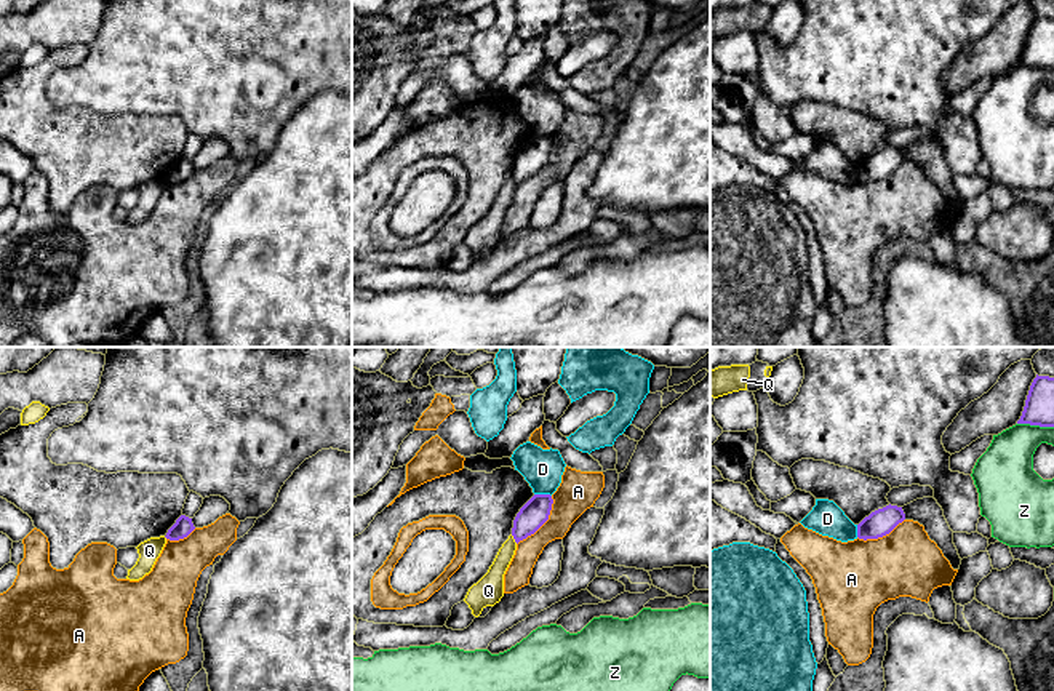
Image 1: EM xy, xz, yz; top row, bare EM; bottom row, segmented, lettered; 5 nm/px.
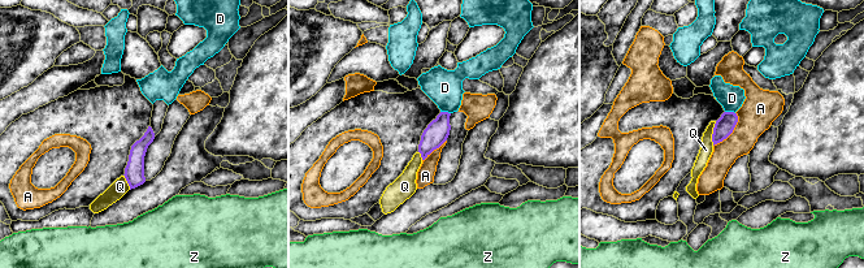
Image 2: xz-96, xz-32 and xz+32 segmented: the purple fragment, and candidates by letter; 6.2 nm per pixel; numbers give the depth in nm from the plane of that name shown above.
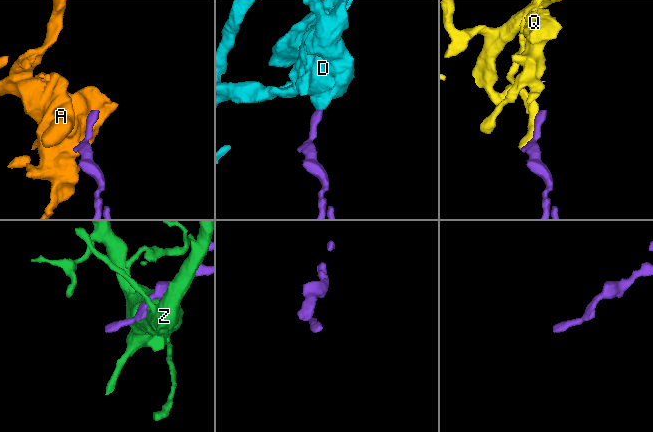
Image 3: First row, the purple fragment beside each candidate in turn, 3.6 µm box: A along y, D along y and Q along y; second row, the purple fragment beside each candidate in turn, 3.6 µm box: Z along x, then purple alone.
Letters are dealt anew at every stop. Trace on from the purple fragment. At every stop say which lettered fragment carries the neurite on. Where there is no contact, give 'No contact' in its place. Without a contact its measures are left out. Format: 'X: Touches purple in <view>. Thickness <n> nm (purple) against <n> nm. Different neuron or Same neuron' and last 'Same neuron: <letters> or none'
A: Touches purple in xz. Thickness 140 nm (purple) against 200 nm. Different neuron
D: Touches purple in xz. Thickness 140 nm (purple) against 200 nm. Different neuron
Q: Touches purple in xz. Thickness 140 nm (purple) against 110 nm. Different neuron
Z: Touches purple in yz. Thickness 150 nm (purple) against 260 nm. Different neuron
Same neuron: none

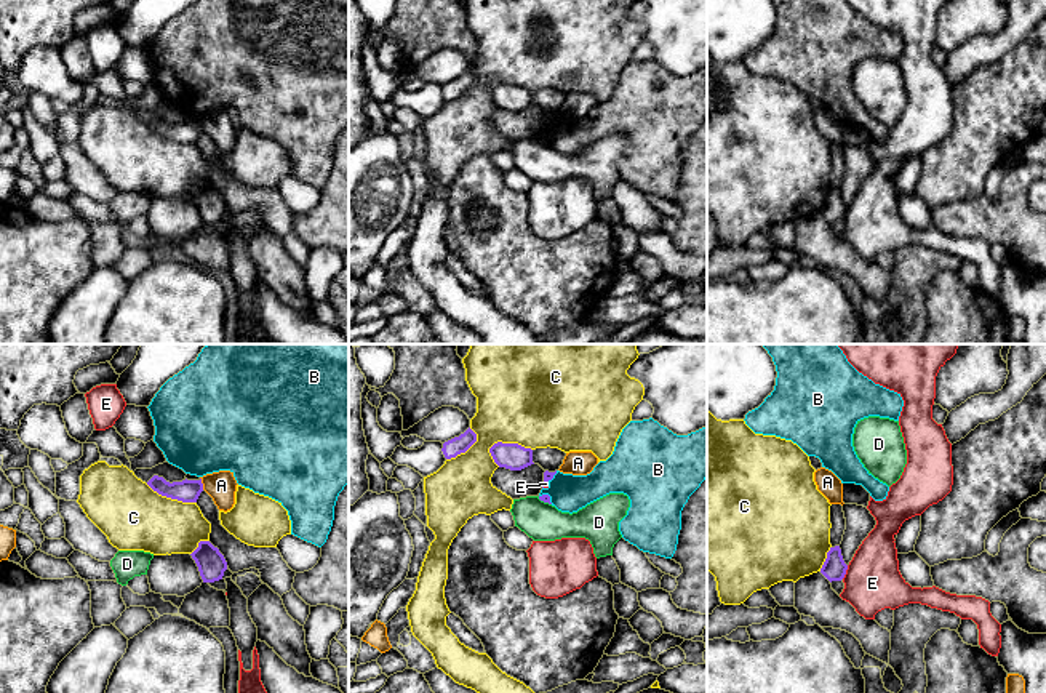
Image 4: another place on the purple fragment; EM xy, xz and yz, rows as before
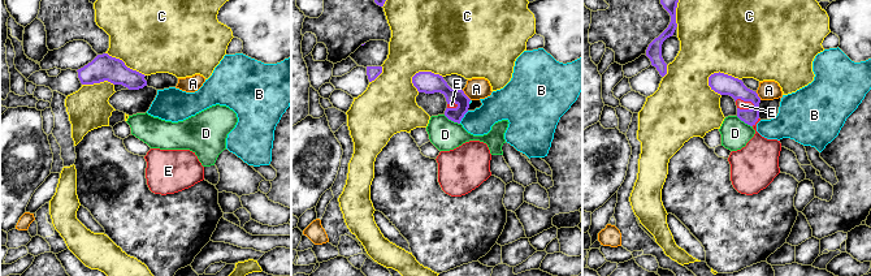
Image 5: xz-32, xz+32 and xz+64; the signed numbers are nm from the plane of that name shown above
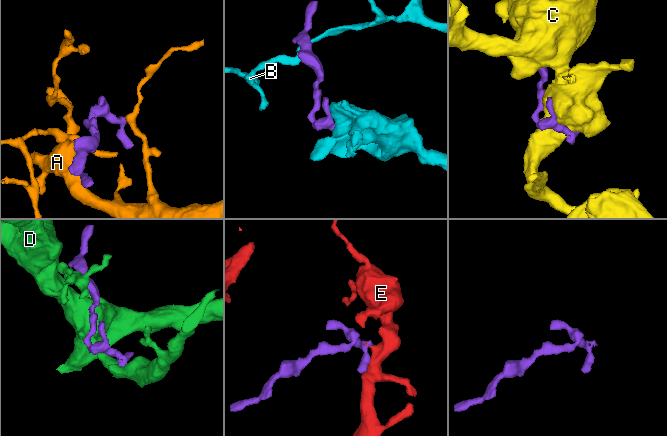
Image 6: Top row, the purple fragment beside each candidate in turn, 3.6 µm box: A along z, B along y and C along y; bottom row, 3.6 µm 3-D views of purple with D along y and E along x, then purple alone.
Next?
A: Touches purple in xy. Thickness 110 nm (purple) against 150 nm. Different neuron
B: Touches purple in xz. Thickness 50 nm (purple) against 190 nm. Different neuron
C: Touches purple in xz. Thickness 140 nm (purple) against 480 nm. Different neuron
D: Touches purple in xz. Thickness 50 nm (purple) against 190 nm. Different neuron
E: Touches purple in yz. Thickness 120 nm (purple) against 280 nm. Same neuron
Same neuron: E

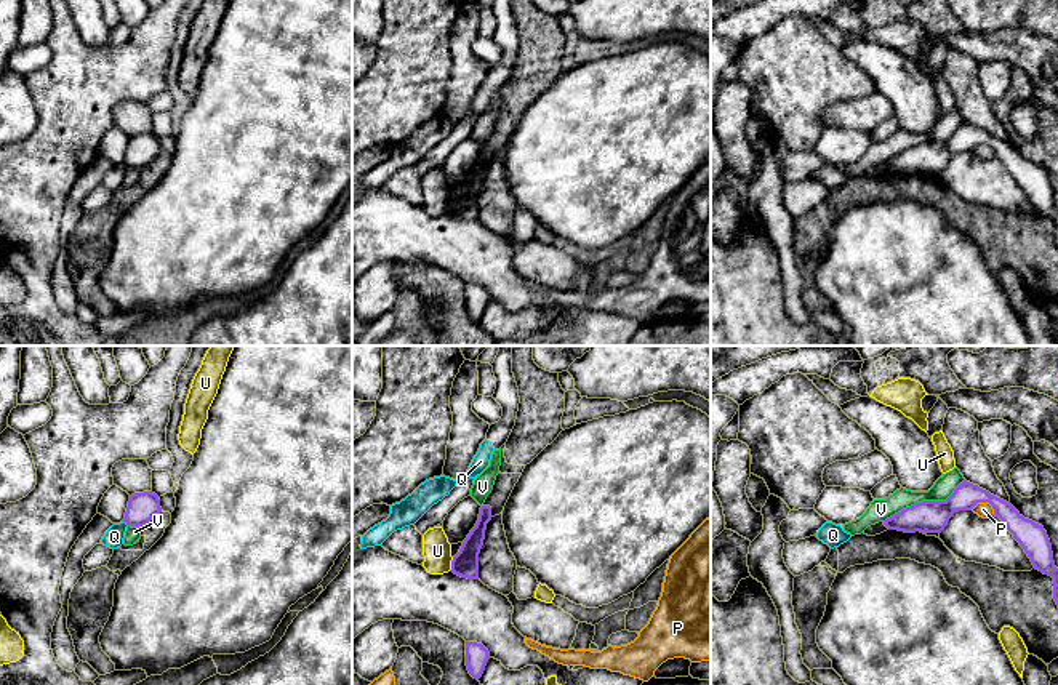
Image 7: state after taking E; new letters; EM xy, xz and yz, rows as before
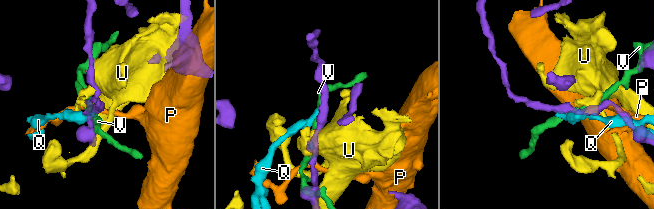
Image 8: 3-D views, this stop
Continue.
P: Touches purple in yz. Thickness 140 nm (purple) against 80 nm. Different neuron
Q: Touches purple in xy. Thickness 150 nm (purple) against 100 nm. Different neuron
U: Touches purple in xz. Thickness 140 nm (purple) against 140 nm. Different neuron
V: Touches purple in yz. Thickness 160 nm (purple) against 110 nm. Different neuron
Same neuron: none

